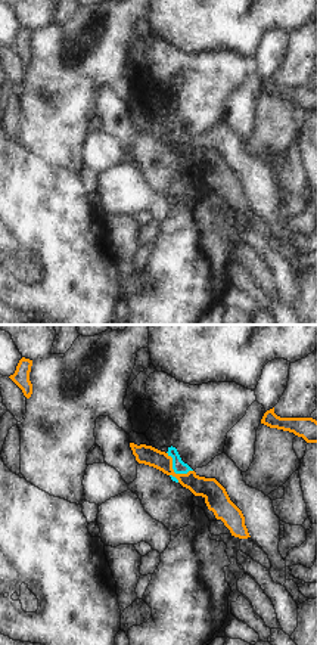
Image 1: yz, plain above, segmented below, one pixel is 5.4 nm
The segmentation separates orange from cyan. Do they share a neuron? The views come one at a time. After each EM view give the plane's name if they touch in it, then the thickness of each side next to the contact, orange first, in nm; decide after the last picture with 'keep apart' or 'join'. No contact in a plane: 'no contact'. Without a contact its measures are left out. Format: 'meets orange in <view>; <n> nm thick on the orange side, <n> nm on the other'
meets orange in yz; 120 nm thick on the orange side, 70 nm on the other

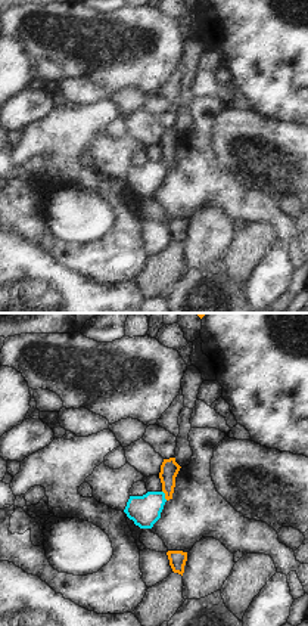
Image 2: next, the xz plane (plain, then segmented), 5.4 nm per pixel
meets orange in xz; 100 nm thick on the orange side, 170 nm on the other

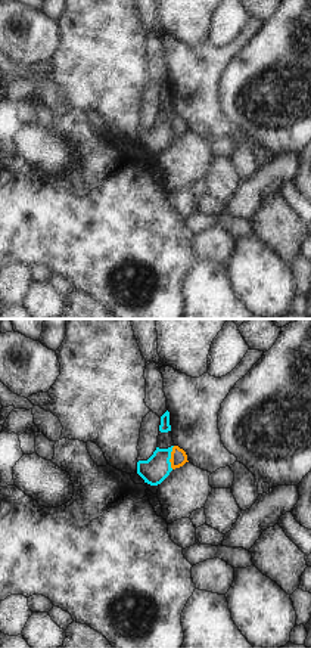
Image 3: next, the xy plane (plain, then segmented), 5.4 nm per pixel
meets orange in xy; 90 nm thick on the orange side, 150 nm on the other

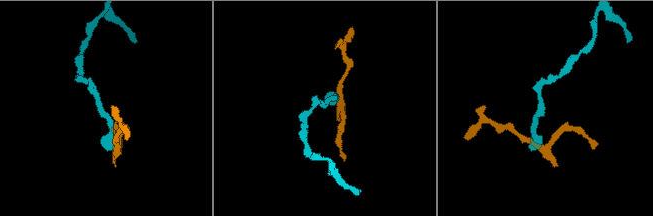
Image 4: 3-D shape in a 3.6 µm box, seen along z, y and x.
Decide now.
keep apart

